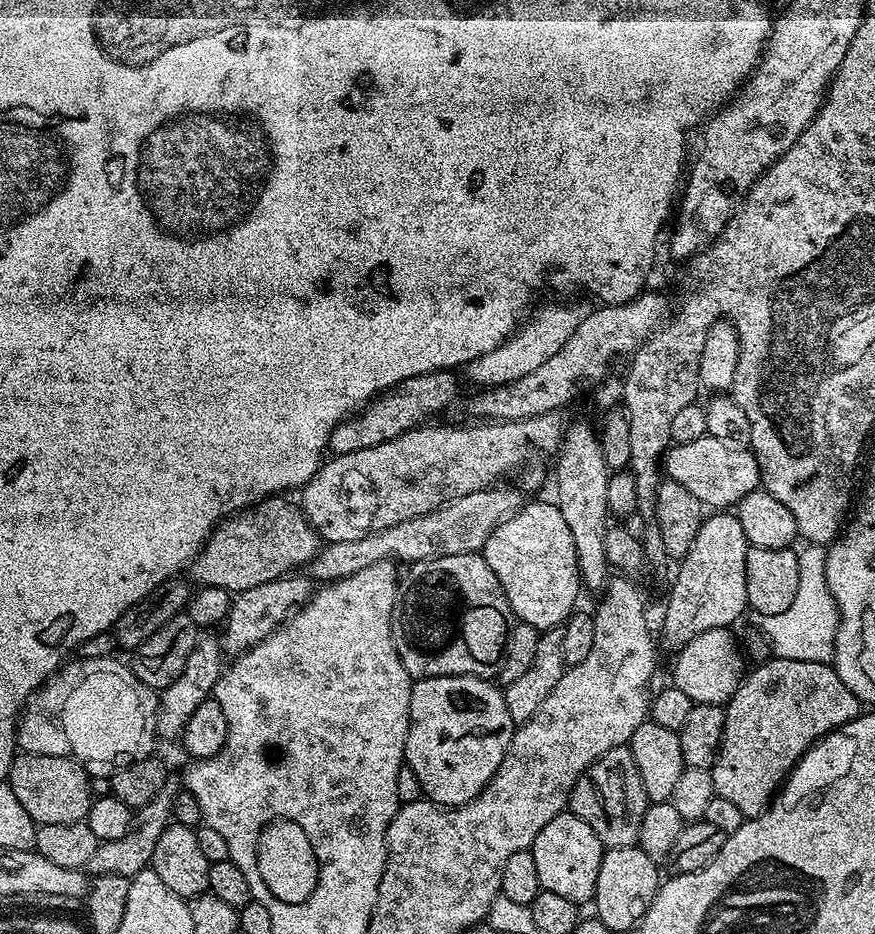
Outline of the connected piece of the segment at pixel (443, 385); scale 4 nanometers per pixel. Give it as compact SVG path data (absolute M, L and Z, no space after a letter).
M452 370L428 372L425 376L406 378L401 384L395 384L375 400L369 400L359 414L353 414L336 424L328 439L327 451L332 456L341 456L354 454L354 450L370 450L370 446L382 446L382 442L397 440L404 432L439 417L436 415L443 408L450 407L460 392L456 375Z

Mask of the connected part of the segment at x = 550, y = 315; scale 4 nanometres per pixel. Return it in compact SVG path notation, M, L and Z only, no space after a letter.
M548 304L536 313L533 311L529 324L521 323L507 340L490 350L490 354L482 354L477 360L467 364L466 372L469 378L476 386L491 386L509 384L514 382L514 378L531 374L533 370L538 370L538 366L542 366L542 362L548 361L551 356L558 354L558 350L562 350L562 346L566 346L566 342L572 337L574 330L578 330L589 311L589 305L584 304L576 304L572 309L563 308L560 304Z

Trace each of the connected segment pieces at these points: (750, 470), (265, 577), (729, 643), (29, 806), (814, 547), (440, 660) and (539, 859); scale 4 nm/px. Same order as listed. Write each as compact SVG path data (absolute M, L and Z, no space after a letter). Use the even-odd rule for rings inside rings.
M709 435L685 444L673 443L664 453L662 472L667 479L678 482L678 486L686 486L686 490L690 490L690 494L694 494L701 505L708 507L709 504L712 510L731 509L762 484L760 463L756 460L755 452Z
M287 495L268 496L259 500L256 505L243 509L235 516L229 516L216 525L202 550L190 565L190 580L193 585L209 588L218 586L233 594L262 586L262 582L274 582L282 577L303 569L309 560L316 557L322 547L320 534L315 526L304 517L304 510L299 503L288 501Z
M715 628L698 634L690 642L679 645L676 665L672 668L671 683L678 690L683 690L693 704L727 705L732 695L738 690L740 681L746 675L746 656L736 645L728 628Z
M20 752L12 761L6 783L14 790L18 802L26 814L42 824L69 824L87 821L88 811L93 802L90 772L79 760L70 756L47 756L33 752Z
M808 544L798 552L798 590L794 603L782 614L761 616L759 631L767 638L771 651L781 660L801 660L802 662L825 662L826 640L824 644L824 600L826 604L826 558L828 548L823 544Z
M471 552L470 554L450 554L449 556L435 556L433 560L418 560L407 569L408 573L401 575L398 580L396 590L396 605L392 611L392 637L394 646L400 655L402 666L406 666L409 676L413 681L425 680L426 678L438 678L439 676L483 676L492 678L499 673L500 660L504 657L504 647L508 632L512 629L514 617L512 607L498 582L494 578L494 570L486 566L483 555L480 552Z
M570 810L550 818L550 822L542 826L538 838L534 838L530 851L543 891L570 898L570 902L577 906L584 906L587 900L589 903L595 897L598 866L602 866L606 849L598 834L594 834L594 830L590 830L590 826L582 822L582 818L578 818Z

